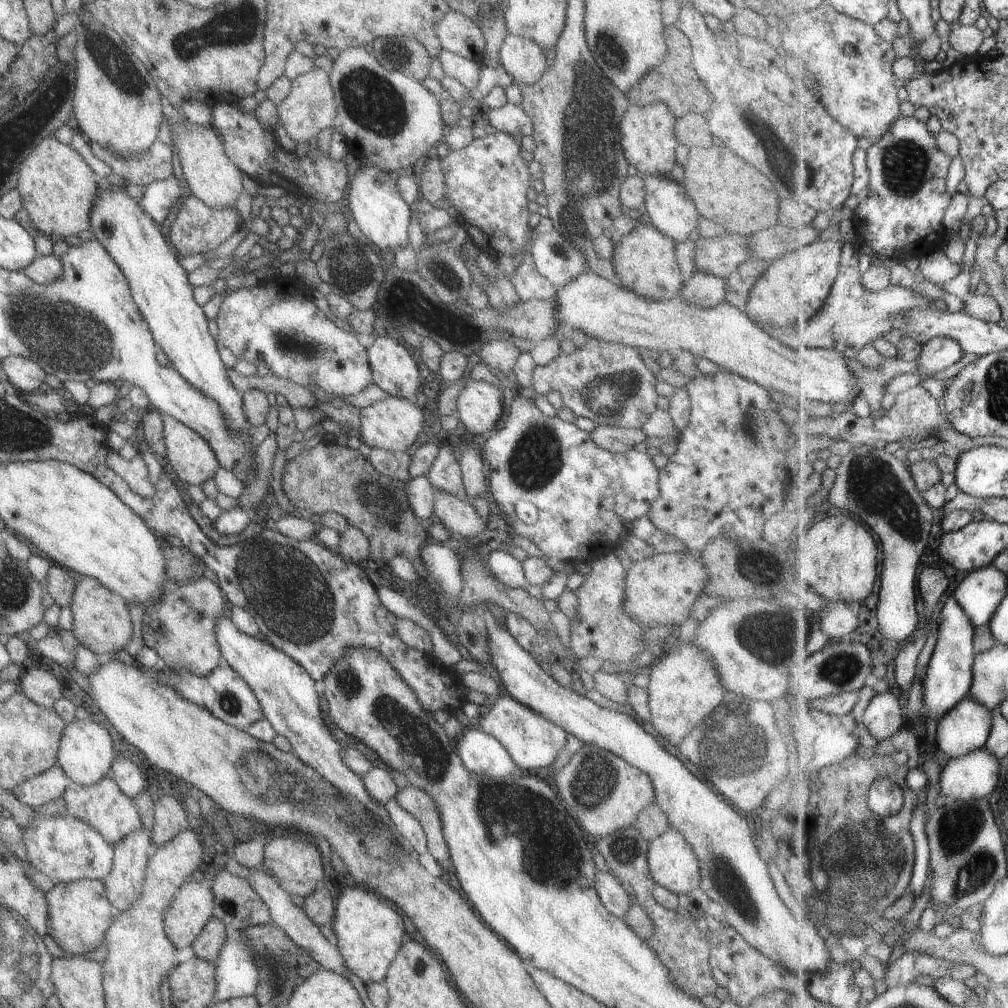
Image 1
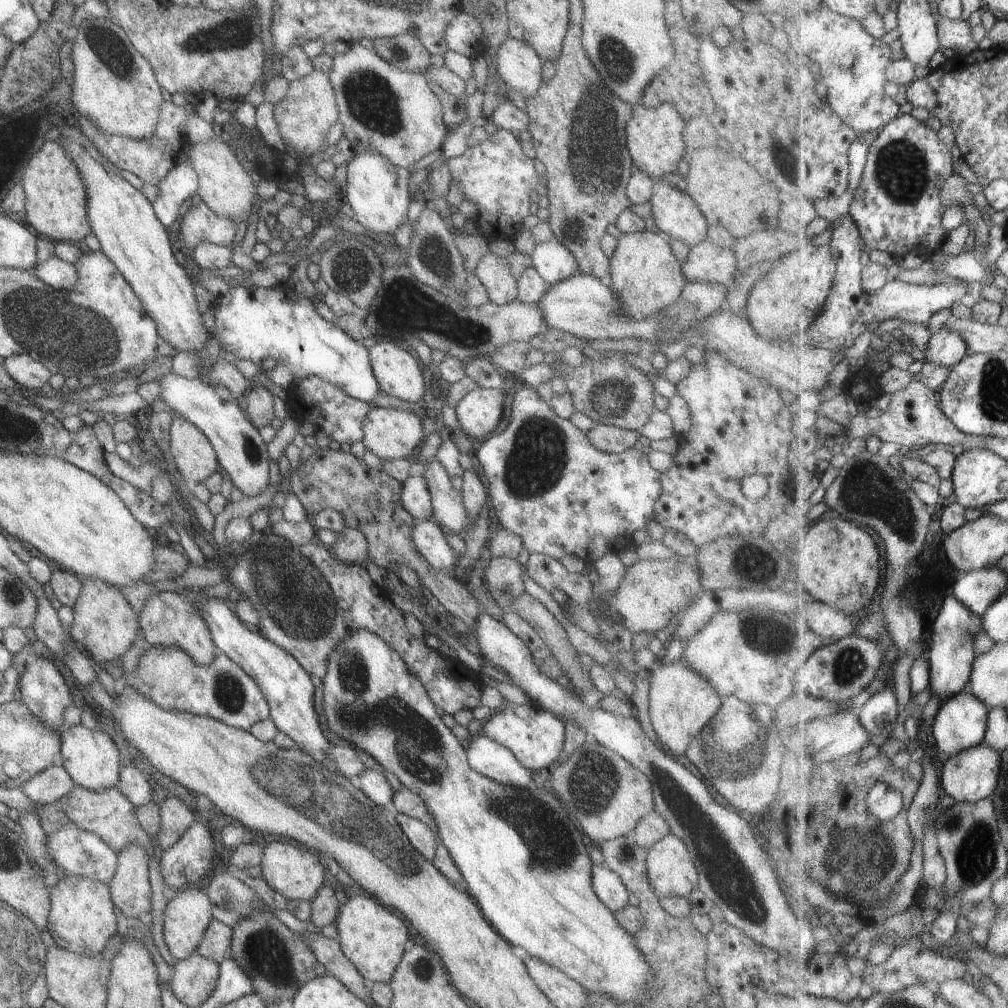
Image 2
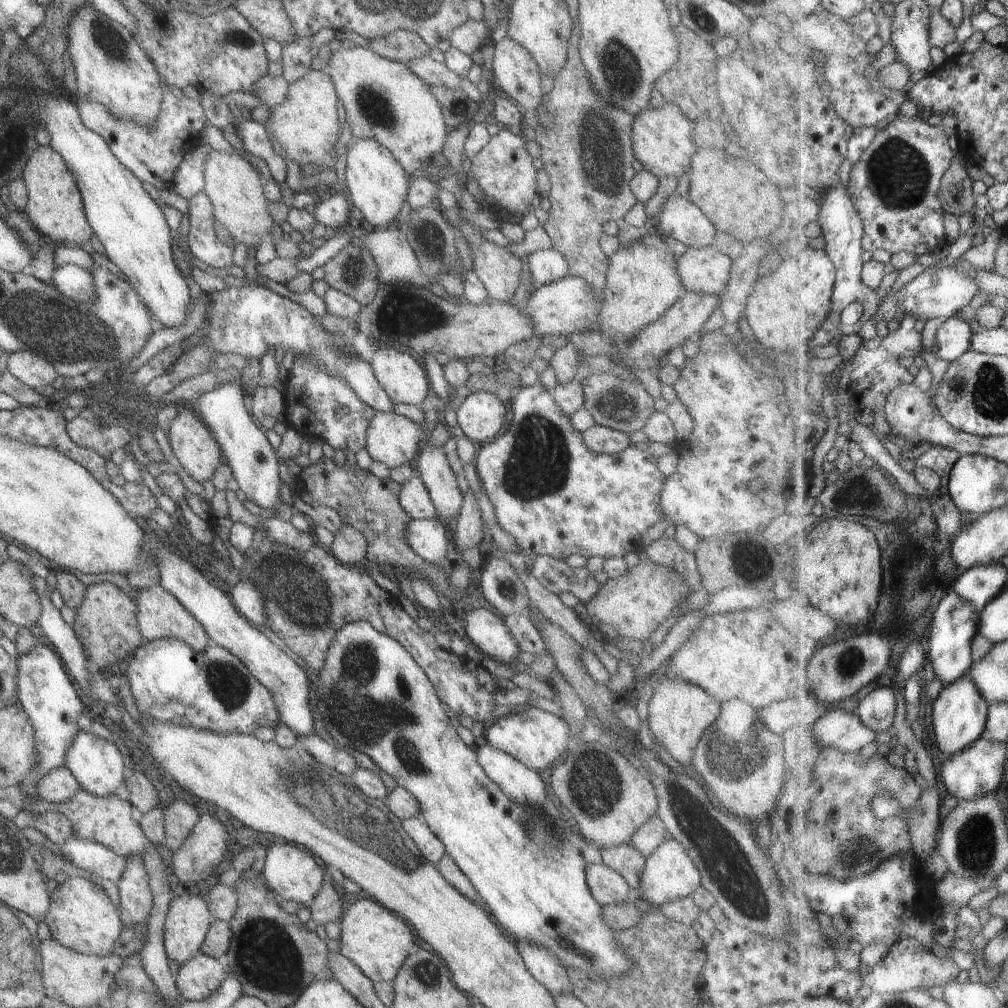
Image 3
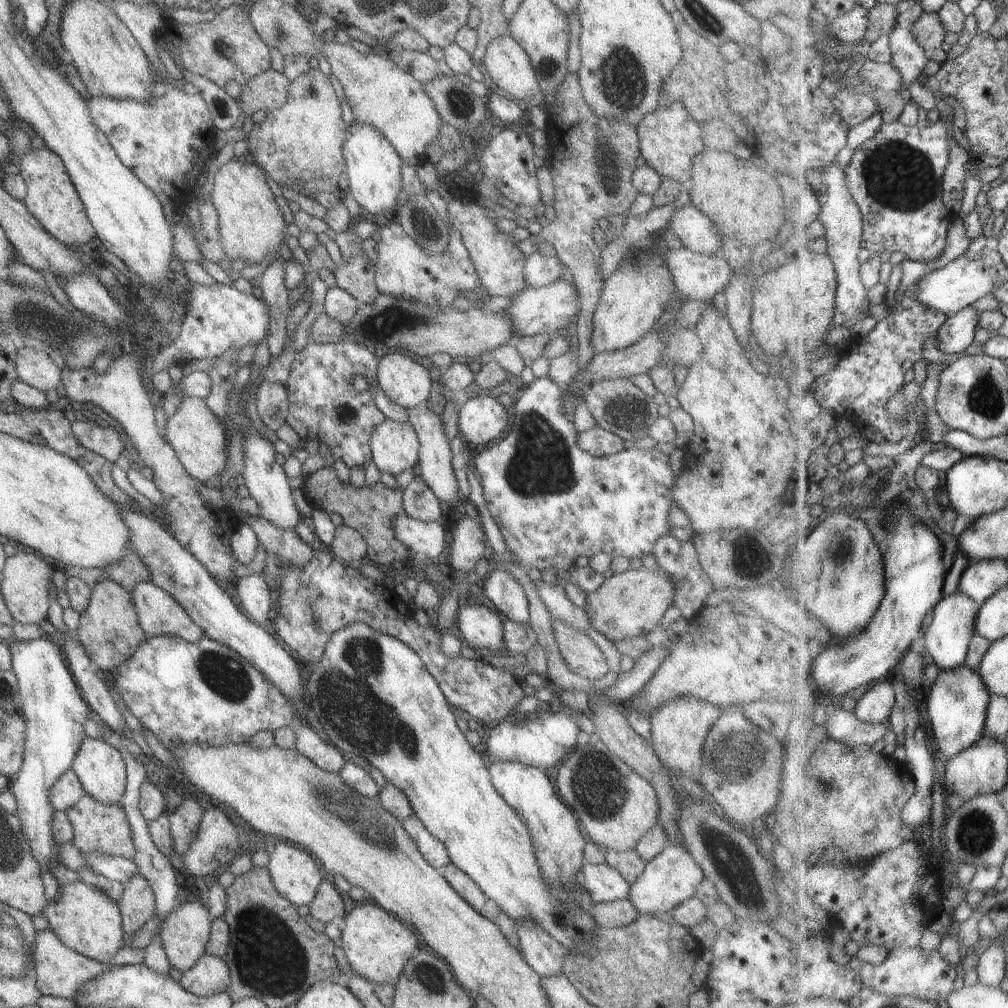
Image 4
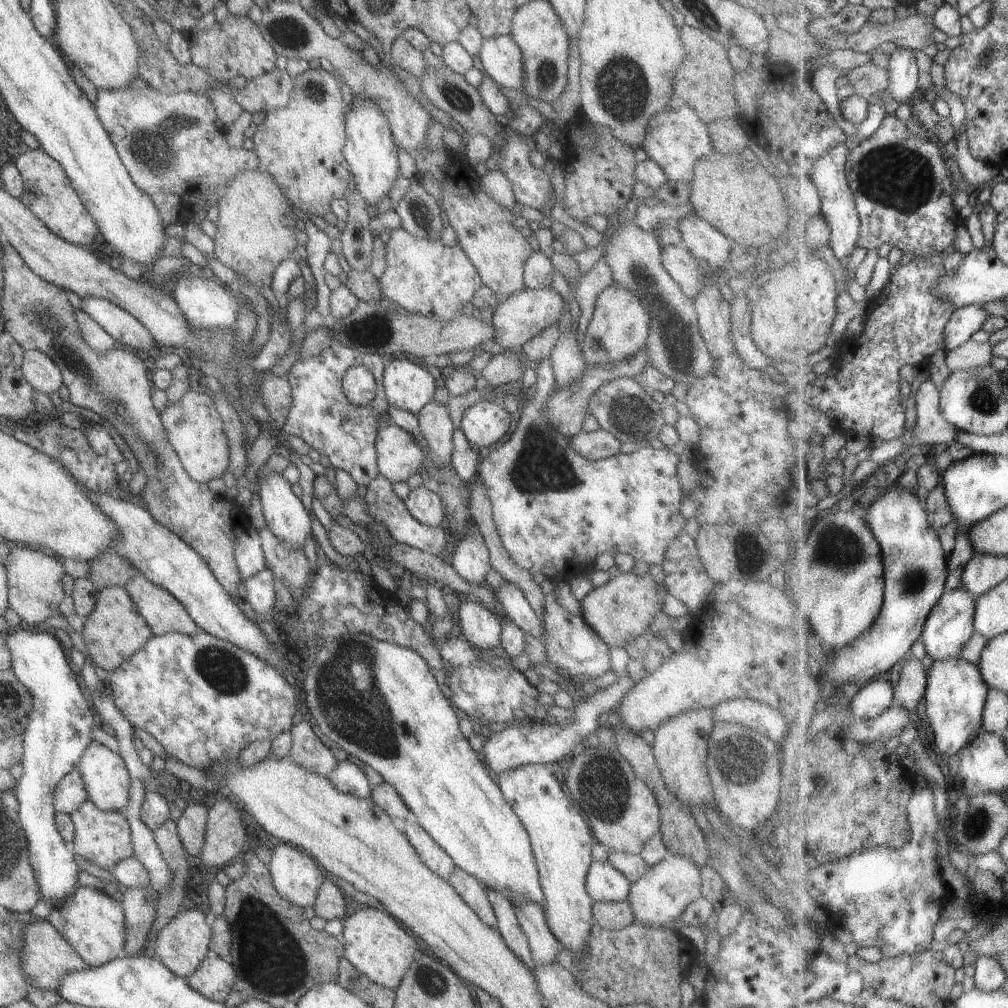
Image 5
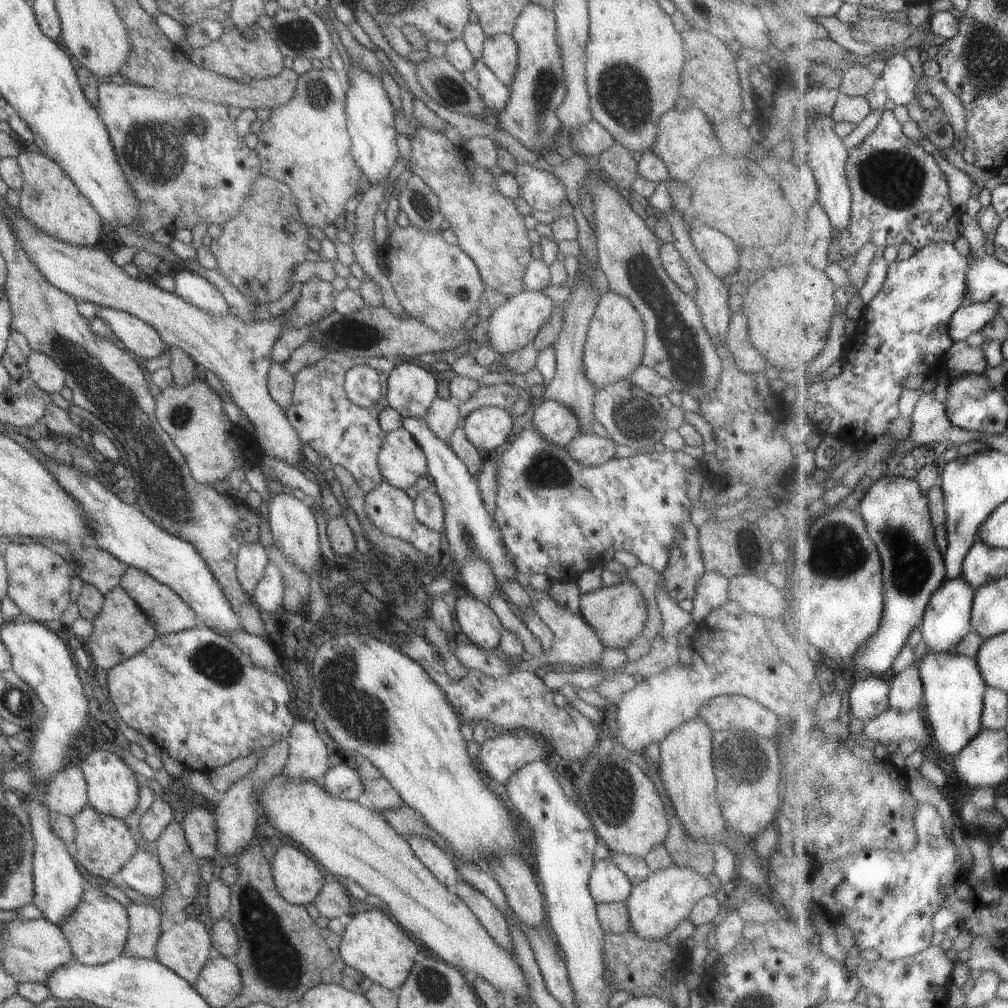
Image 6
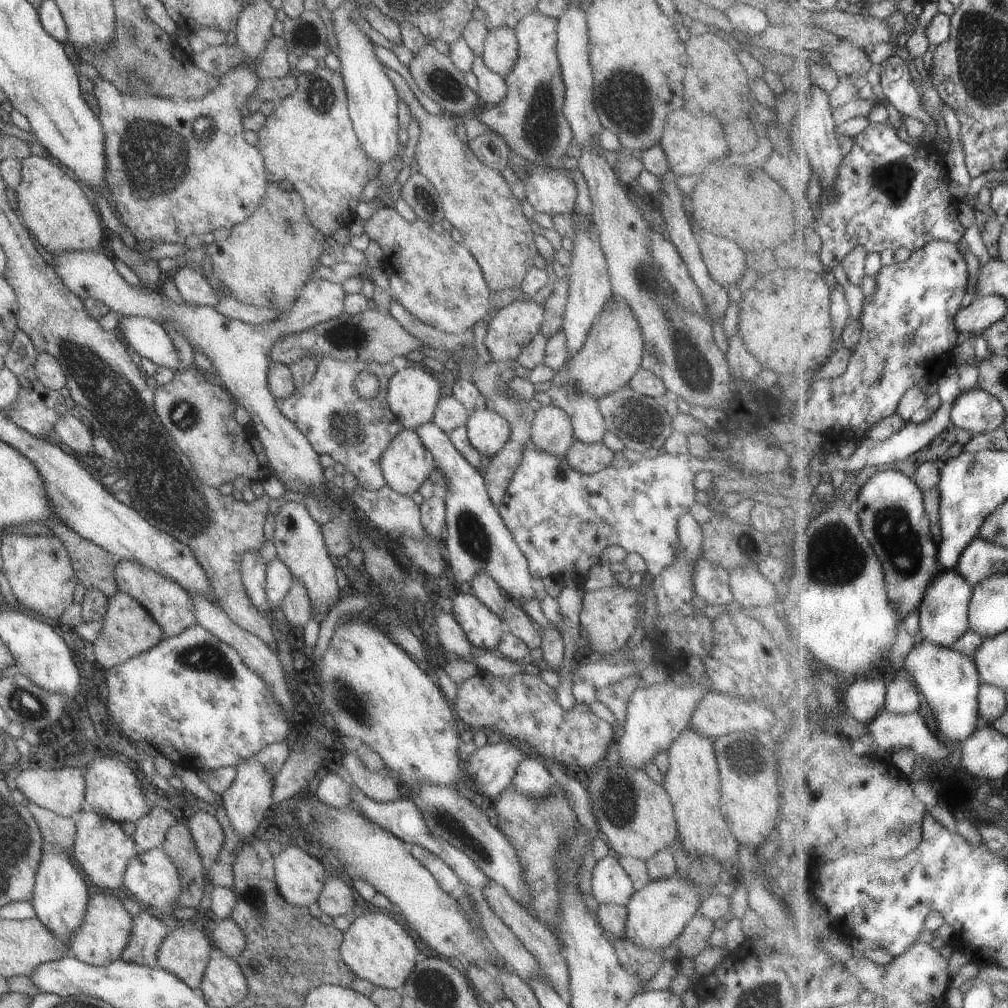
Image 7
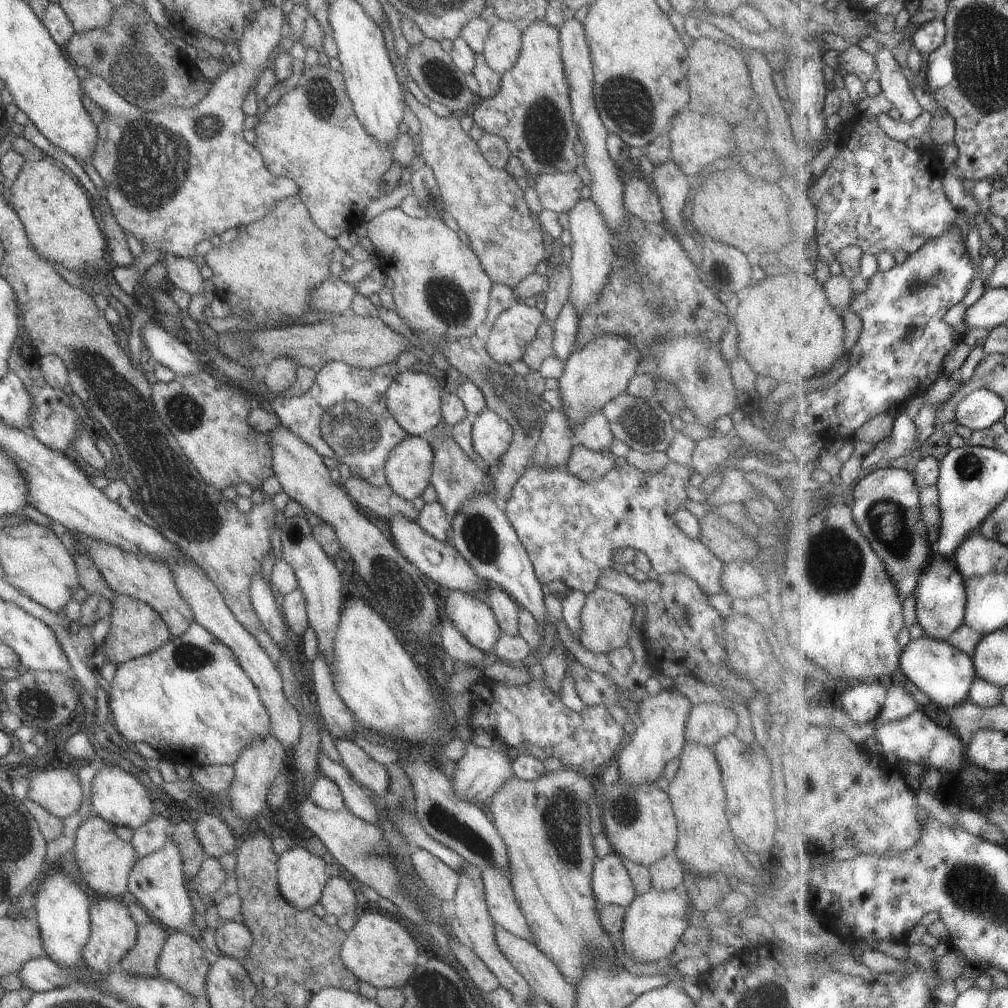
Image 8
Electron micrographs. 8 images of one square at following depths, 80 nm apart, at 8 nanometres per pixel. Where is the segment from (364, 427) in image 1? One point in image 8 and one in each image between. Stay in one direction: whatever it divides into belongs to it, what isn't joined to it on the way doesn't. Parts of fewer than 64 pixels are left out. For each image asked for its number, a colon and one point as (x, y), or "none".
2: (389, 433)
3: (391, 439)
4: (393, 445)
5: (398, 455)
6: (401, 463)
7: (405, 464)
8: (407, 468)

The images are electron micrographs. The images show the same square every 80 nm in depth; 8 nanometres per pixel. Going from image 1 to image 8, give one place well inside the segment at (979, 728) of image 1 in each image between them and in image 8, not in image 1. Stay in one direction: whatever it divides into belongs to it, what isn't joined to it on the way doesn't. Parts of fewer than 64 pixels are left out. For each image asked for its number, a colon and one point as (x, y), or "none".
2: (962, 723)
3: (960, 712)
4: (957, 706)
5: (956, 693)
6: (954, 688)
7: (950, 681)
8: (944, 673)

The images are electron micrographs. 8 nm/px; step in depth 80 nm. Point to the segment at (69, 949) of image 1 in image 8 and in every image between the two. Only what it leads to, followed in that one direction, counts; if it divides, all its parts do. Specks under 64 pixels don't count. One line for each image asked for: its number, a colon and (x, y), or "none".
2: (80, 919)
3: (80, 917)
4: (81, 917)
5: (92, 922)
6: (96, 930)
7: (104, 932)
8: (112, 932)

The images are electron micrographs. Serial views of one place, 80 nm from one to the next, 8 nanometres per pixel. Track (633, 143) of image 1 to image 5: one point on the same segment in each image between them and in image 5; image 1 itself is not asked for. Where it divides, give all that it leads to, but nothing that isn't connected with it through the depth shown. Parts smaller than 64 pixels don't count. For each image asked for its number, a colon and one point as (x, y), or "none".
2: (653, 142)
3: (660, 138)
4: (668, 139)
5: (675, 139)

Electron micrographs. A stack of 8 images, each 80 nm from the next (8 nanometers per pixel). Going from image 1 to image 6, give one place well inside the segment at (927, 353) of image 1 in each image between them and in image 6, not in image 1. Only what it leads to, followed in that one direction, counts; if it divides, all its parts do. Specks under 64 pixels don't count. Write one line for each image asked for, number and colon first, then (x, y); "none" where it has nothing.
2: (947, 348)
3: (953, 338)
4: (957, 334)
5: (966, 320)
6: (968, 320)

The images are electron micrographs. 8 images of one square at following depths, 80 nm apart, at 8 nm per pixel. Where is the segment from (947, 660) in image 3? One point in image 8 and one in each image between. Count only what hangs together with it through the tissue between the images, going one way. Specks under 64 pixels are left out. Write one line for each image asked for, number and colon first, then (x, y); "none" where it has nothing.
4: (947, 639)
5: (950, 625)
6: (948, 620)
7: (943, 615)
8: (941, 601)

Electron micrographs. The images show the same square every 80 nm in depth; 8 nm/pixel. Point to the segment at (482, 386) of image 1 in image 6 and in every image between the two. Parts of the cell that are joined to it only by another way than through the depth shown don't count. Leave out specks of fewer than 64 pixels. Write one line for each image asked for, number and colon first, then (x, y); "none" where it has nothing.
2: (478, 412)
3: (480, 416)
4: (481, 420)
5: (484, 423)
6: (487, 428)

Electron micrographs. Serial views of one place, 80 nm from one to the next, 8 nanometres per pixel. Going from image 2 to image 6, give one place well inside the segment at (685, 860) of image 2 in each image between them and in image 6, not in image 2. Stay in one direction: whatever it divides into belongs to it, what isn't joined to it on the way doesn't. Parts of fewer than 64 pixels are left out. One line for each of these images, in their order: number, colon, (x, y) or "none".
3: (668, 874)
4: (672, 876)
5: (660, 894)
6: (655, 906)

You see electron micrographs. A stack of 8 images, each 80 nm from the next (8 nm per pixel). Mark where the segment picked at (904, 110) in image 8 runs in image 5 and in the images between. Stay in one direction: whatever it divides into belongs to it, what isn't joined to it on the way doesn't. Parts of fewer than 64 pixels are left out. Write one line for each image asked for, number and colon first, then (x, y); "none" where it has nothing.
5: (903, 69)
6: (898, 77)
7: (895, 79)

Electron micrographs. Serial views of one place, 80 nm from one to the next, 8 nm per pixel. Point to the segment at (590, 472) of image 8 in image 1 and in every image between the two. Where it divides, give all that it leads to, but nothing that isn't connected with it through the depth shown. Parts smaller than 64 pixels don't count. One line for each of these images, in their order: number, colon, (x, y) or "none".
1: (614, 439)
2: (606, 438)
3: (599, 439)
4: (595, 441)
5: (598, 444)
6: (588, 449)
7: (587, 458)

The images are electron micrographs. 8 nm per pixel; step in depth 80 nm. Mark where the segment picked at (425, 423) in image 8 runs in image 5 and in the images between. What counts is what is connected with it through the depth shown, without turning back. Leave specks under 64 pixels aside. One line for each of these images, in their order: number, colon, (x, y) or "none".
5: (407, 386)
6: (410, 389)
7: (412, 394)

